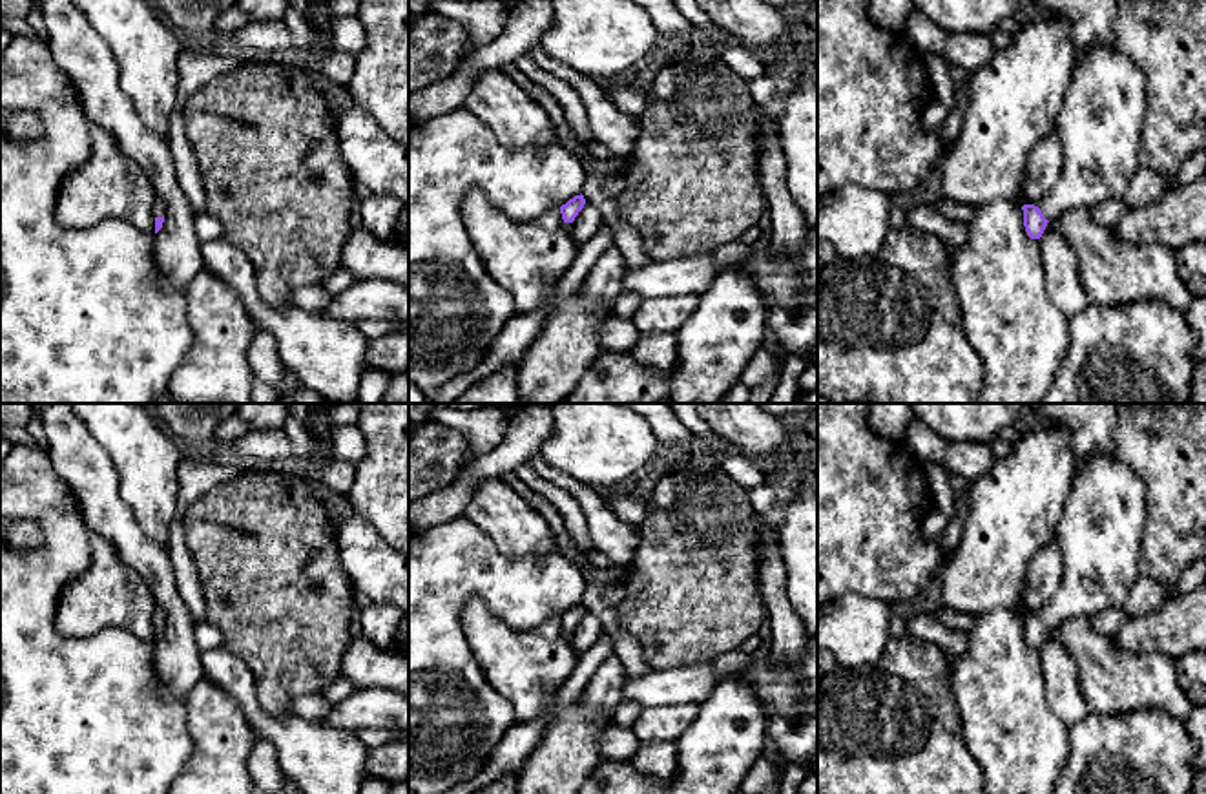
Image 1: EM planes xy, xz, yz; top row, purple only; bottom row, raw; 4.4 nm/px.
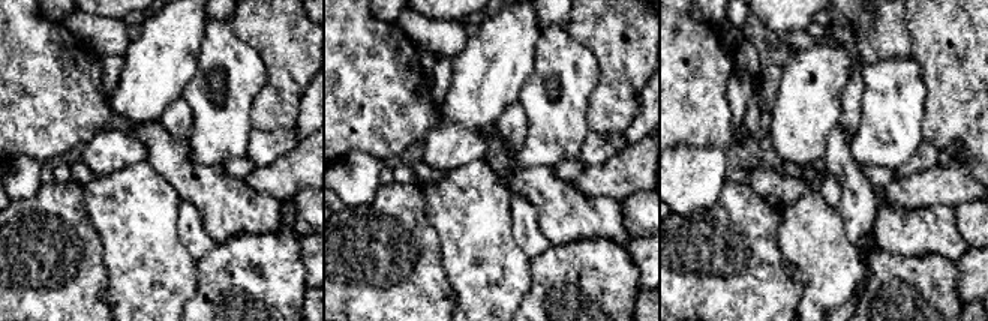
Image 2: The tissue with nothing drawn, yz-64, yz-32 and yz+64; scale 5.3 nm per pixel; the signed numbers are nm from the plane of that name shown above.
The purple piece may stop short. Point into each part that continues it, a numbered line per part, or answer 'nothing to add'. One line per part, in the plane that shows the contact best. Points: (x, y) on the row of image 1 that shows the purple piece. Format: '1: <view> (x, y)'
1: yz (1101, 119)

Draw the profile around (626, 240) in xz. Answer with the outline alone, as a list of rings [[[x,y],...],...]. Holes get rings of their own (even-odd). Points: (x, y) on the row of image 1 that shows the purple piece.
[[[586,172],[582,195],[600,214],[615,235],[615,246],[620,250],[626,266],[642,266],[650,257],[642,248],[640,235],[620,217],[615,197],[602,190],[604,177],[597,172]]]

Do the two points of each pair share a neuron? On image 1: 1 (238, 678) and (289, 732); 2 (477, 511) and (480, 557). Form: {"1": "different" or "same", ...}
{"1": "same", "2": "different"}

